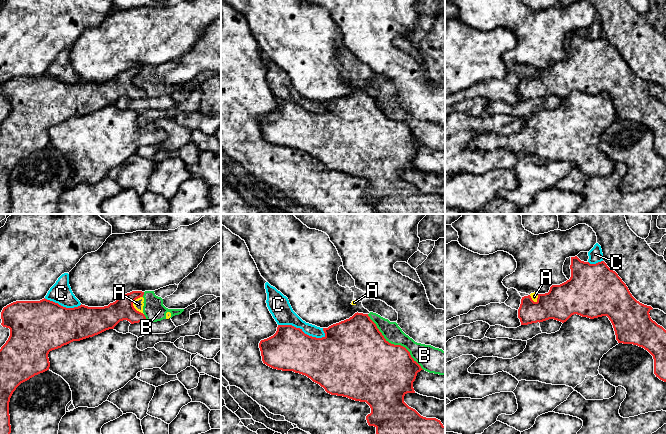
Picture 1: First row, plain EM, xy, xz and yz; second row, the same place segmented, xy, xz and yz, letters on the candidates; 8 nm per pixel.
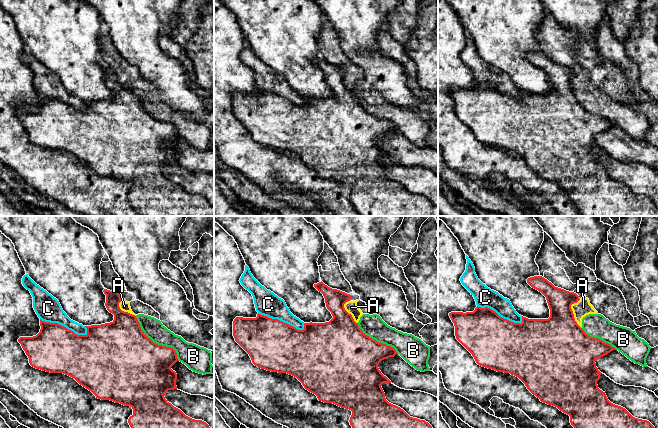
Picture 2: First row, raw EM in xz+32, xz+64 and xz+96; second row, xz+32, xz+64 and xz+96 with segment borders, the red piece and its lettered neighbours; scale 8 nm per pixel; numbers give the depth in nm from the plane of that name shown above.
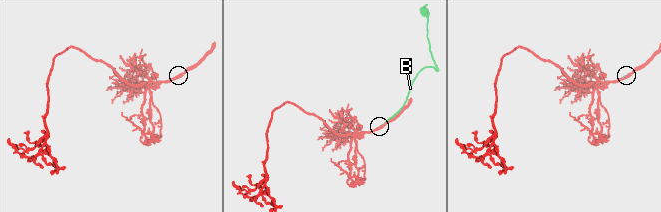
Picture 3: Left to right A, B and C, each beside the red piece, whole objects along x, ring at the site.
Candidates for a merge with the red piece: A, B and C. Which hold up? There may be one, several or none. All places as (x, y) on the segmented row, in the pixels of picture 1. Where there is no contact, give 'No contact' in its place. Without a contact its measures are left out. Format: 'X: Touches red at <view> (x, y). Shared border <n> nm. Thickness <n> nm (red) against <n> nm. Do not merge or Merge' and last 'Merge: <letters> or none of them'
A: Touches red at xy (133, 306). Shared border 150 nm. Thickness 190 nm (red) against 90 nm. Do not merge
B: Touches red at xz (393, 344). Shared border 650 nm. Thickness 500 nm (red) against 160 nm. Do not merge
C: Touches red at xz (301, 330). Shared border 400 nm. Thickness 360 nm (red) against 170 nm. Do not merge
Merge: none of them

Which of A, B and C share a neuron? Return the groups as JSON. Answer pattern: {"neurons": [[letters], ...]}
{"neurons": [["A", "B"], ["C"]]}

